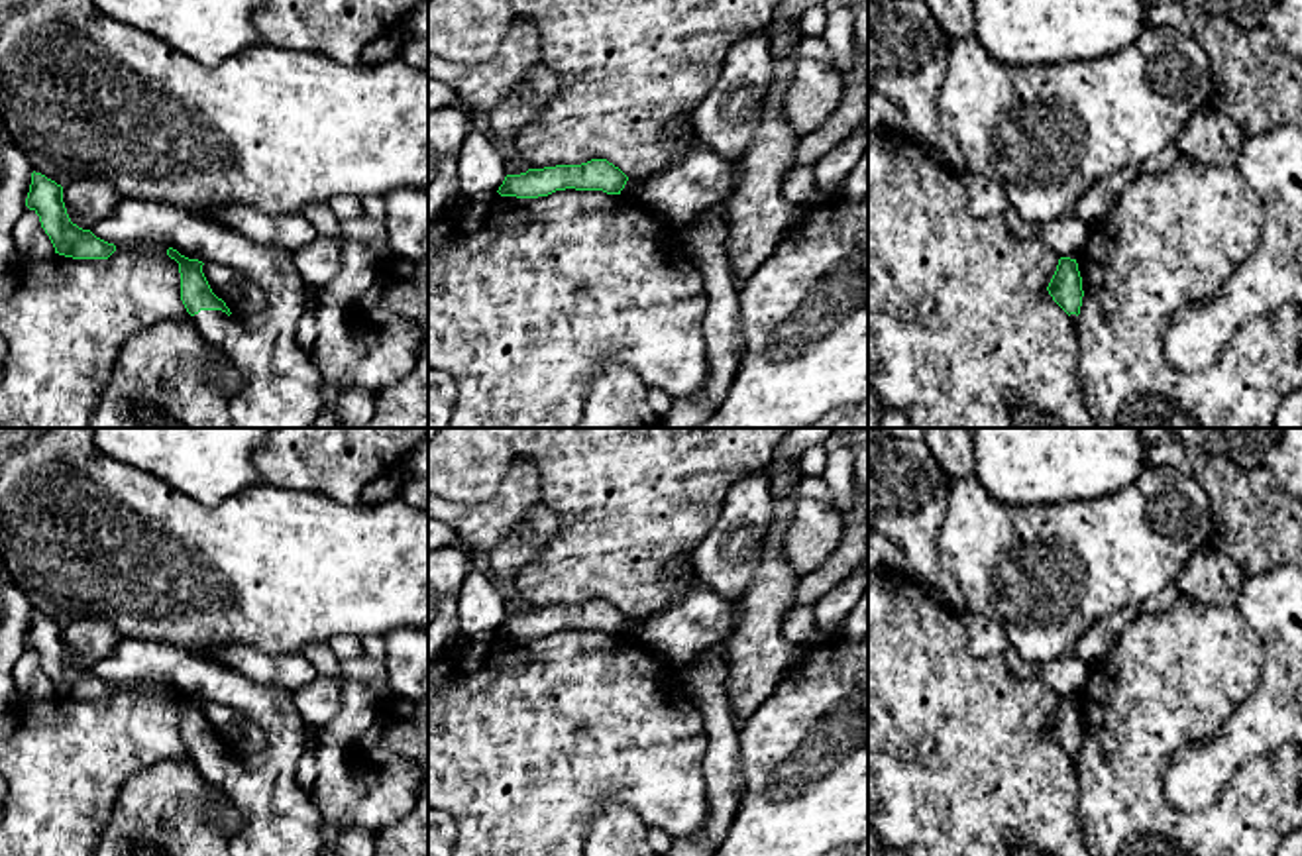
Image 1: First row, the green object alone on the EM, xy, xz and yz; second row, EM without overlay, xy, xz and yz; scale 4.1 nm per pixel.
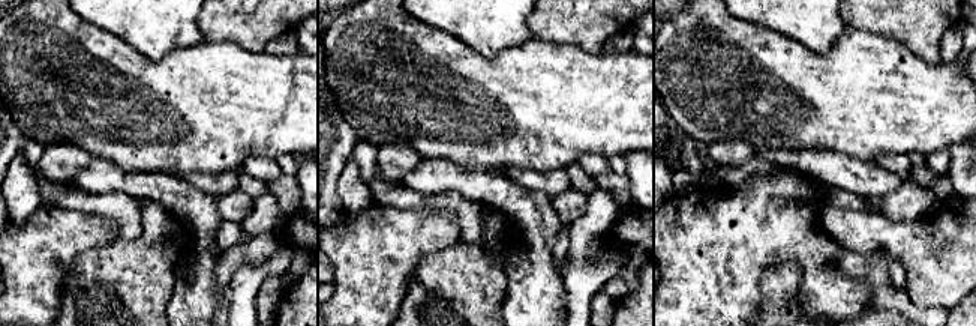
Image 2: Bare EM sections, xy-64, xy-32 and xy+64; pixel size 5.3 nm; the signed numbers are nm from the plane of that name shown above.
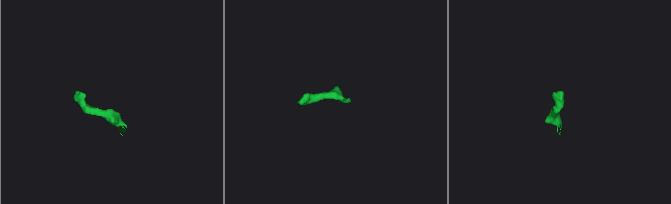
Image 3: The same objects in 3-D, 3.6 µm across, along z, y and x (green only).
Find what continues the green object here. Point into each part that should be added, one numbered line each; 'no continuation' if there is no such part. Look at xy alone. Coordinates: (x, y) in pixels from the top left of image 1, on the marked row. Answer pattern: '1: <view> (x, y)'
1: xy (281, 387)

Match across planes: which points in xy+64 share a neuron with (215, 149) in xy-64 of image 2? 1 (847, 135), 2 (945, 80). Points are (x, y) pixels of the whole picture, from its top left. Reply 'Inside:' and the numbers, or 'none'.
Inside: 1, 2

